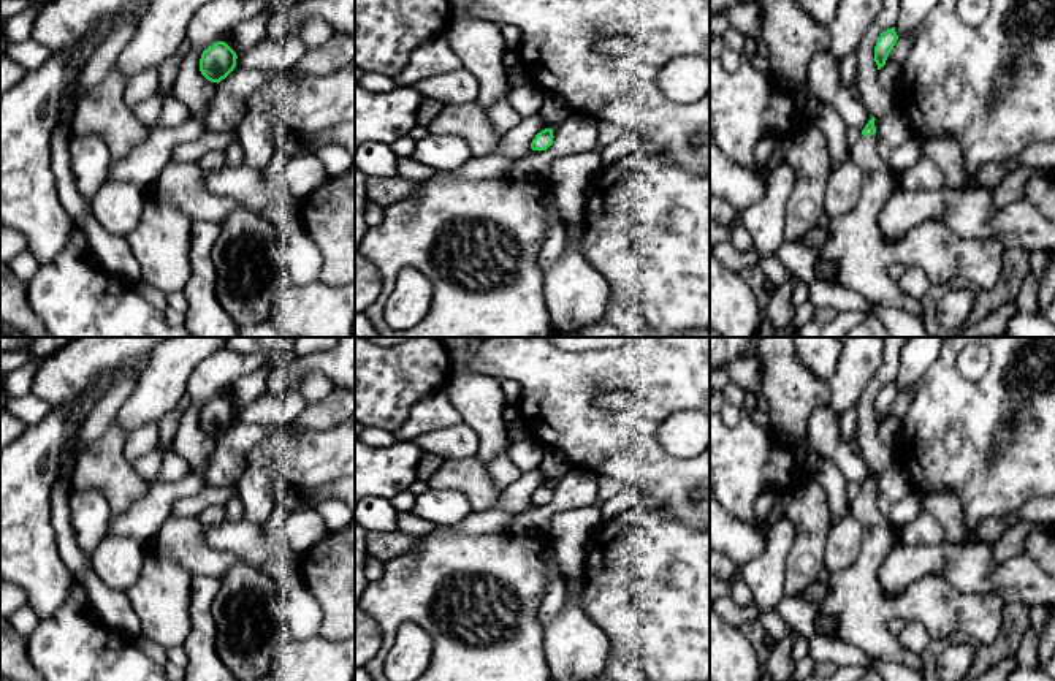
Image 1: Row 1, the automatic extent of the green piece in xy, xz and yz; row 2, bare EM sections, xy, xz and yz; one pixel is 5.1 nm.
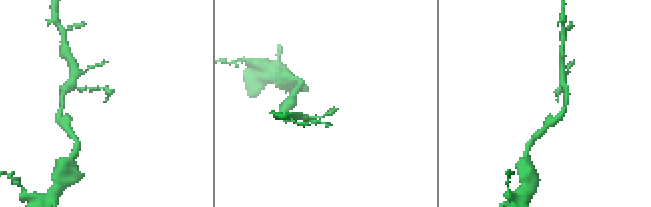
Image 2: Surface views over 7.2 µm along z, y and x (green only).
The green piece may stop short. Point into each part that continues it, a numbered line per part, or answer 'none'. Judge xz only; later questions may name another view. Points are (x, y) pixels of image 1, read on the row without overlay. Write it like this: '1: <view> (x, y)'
none

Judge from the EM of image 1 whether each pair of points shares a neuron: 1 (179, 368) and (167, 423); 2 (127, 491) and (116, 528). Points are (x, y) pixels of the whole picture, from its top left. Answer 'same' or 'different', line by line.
1: different
2: different

